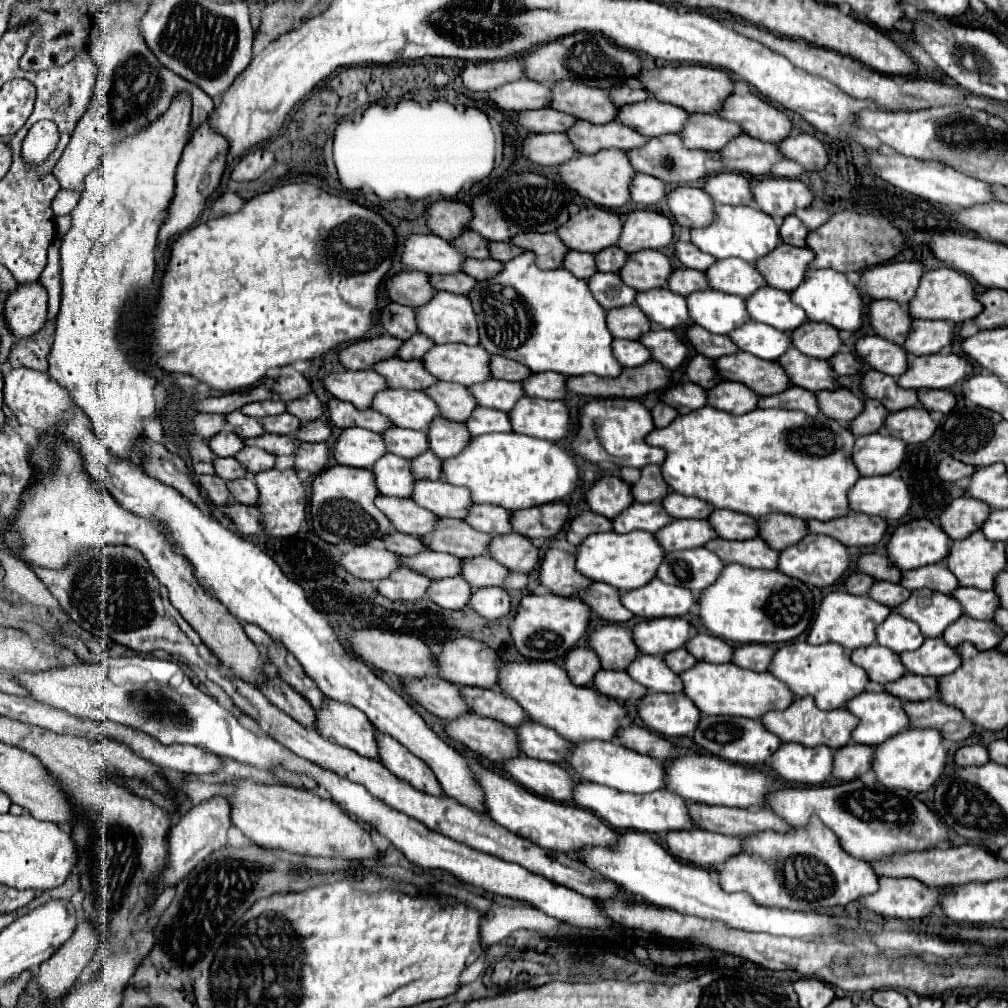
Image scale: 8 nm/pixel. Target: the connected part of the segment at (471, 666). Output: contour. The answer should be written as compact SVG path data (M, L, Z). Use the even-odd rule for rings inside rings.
M458 637L440 643L440 651L436 653L436 665L440 669L440 677L454 685L488 689L496 687L496 665L500 665L500 659L482 641Z

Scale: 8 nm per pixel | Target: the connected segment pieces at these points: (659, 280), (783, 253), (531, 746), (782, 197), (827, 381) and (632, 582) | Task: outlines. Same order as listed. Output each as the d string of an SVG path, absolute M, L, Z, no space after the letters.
M642 249L628 255L628 261L624 263L624 269L620 269L618 275L628 287L636 291L648 291L664 287L670 273L672 265L664 253L654 249Z
M780 243L780 249L776 249L776 253L768 253L764 261L758 261L756 269L760 269L760 275L766 279L766 285L782 291L794 291L802 283L808 263L812 259L812 249L800 249Z
M524 721L514 727L518 737L518 749L522 755L532 759L542 759L550 763L564 761L564 755L568 751L568 741L554 733L552 729L546 729L544 725L538 725L534 721Z
M766 177L752 183L752 197L770 217L788 217L794 209L804 209L812 203L814 195L806 183L798 179Z
M792 347L776 363L786 371L790 383L794 383L798 387L804 387L812 393L818 393L822 389L836 389L834 373L832 373L832 367L828 365L828 361L808 357Z
M614 531L608 533L592 533L592 537L584 539L584 545L576 549L576 571L592 581L602 581L614 585L620 591L630 591L646 585L656 577L656 569L662 563L664 551L658 545L656 537L646 531L632 531L628 535L618 535Z

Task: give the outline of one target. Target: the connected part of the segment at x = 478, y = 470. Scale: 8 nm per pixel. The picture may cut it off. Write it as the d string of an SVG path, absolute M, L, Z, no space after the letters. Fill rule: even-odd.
M490 433L472 437L462 453L452 459L444 459L442 465L446 481L466 487L472 503L490 503L508 511L560 501L572 493L578 481L578 467L572 453L552 441L518 433Z

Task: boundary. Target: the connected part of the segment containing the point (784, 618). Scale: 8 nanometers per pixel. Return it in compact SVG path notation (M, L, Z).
M728 563L724 573L698 595L700 623L728 643L786 643L798 637L814 619L810 589L778 569L748 569Z

